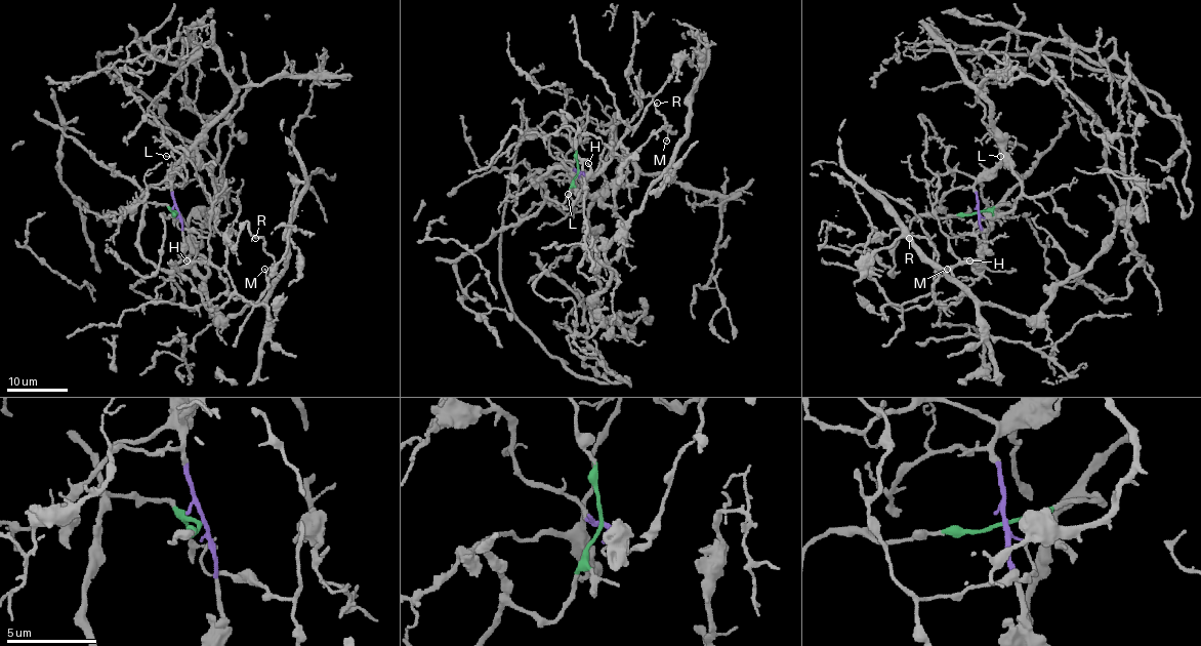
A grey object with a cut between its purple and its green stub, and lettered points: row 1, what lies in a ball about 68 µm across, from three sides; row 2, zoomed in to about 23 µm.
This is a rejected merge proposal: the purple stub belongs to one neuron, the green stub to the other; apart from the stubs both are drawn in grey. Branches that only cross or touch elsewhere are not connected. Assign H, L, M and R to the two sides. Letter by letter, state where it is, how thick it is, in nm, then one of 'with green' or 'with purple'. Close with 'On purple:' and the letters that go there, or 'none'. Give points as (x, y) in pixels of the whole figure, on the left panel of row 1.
H: (187, 260) | 150 nm | with green
L: (166, 156) | 120 nm | with purple
M: (264, 269) | 110 nm | with green
R: (255, 238) | 150 nm | with green
On purple: L

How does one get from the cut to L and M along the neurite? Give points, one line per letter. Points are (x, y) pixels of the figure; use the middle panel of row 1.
L: (579, 170), (573, 167), (577, 201), (568, 193)
M: (579, 170), (554, 202), (541, 179), (551, 169), (596, 173), (621, 145), (631, 156), (669, 127), (666, 140)

